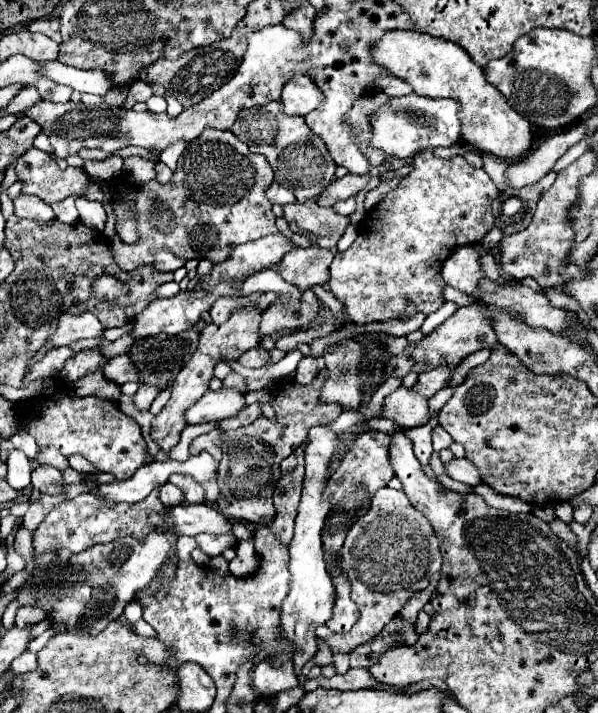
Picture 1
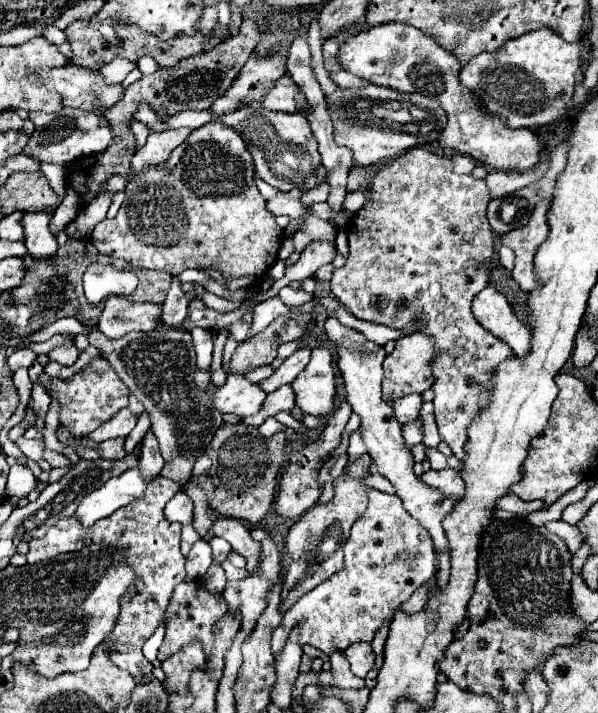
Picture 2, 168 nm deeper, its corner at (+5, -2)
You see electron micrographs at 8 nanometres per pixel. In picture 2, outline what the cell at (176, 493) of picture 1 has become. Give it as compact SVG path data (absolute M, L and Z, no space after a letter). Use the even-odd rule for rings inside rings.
M179 491L167 505L165 505L165 517L169 521L177 521L177 523L191 523L193 521L193 501Z

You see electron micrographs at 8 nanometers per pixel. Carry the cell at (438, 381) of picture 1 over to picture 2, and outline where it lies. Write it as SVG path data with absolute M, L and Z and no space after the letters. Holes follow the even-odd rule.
M411 393L411 395L405 395L405 397L397 399L393 403L393 411L395 411L395 415L401 423L409 423L419 415L421 405L423 405L423 395L421 393Z

